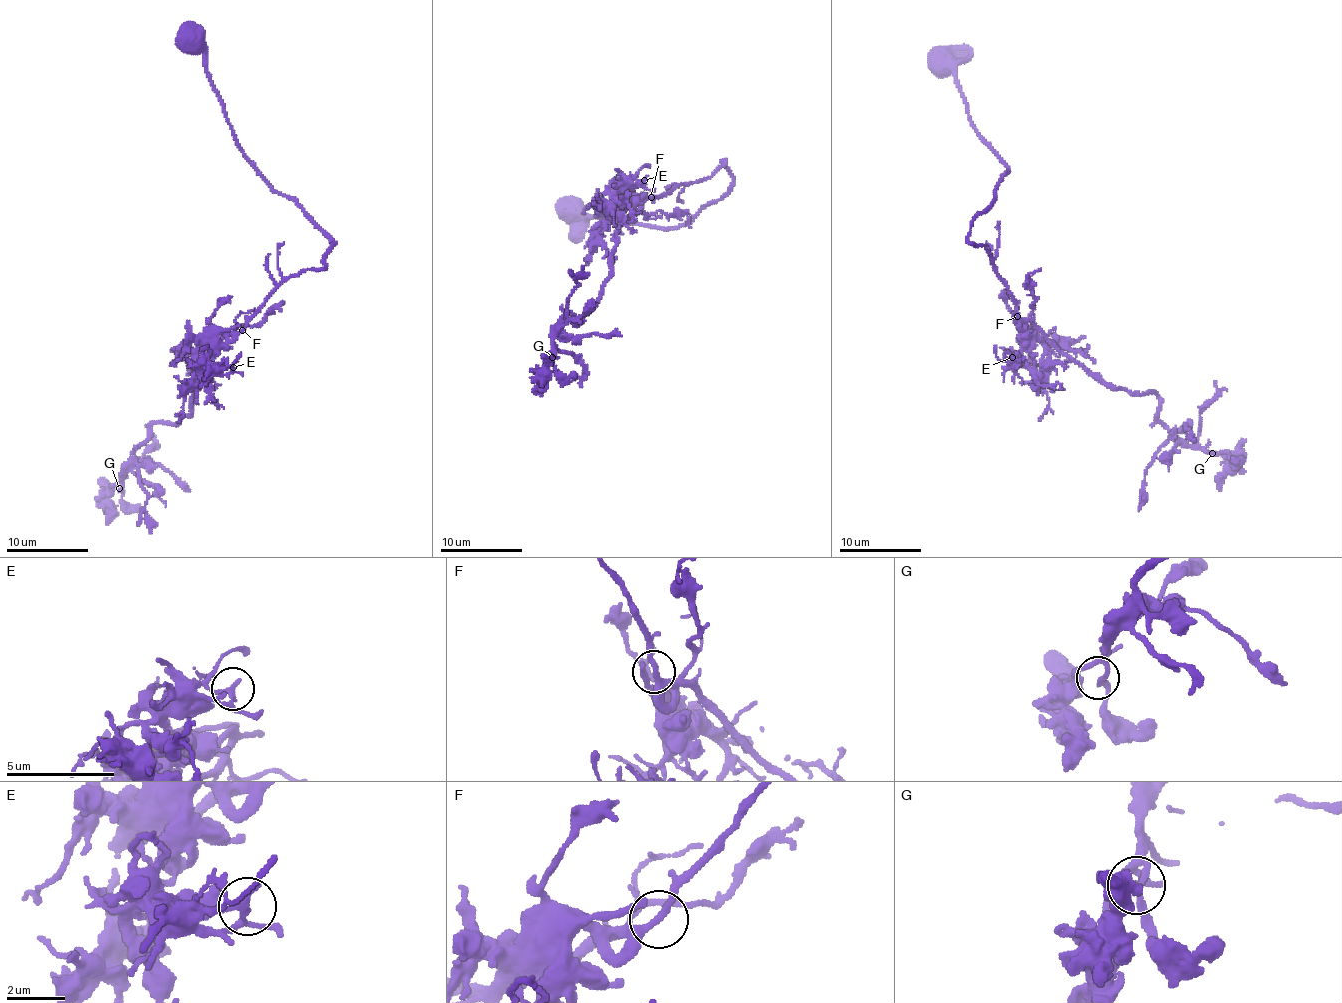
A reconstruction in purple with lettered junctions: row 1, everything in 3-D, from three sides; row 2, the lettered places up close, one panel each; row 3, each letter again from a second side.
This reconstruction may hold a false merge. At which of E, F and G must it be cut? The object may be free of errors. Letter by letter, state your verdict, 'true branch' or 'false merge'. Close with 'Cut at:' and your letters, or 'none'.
E: true branch
F: true branch
G: true branch
Cut at: none

